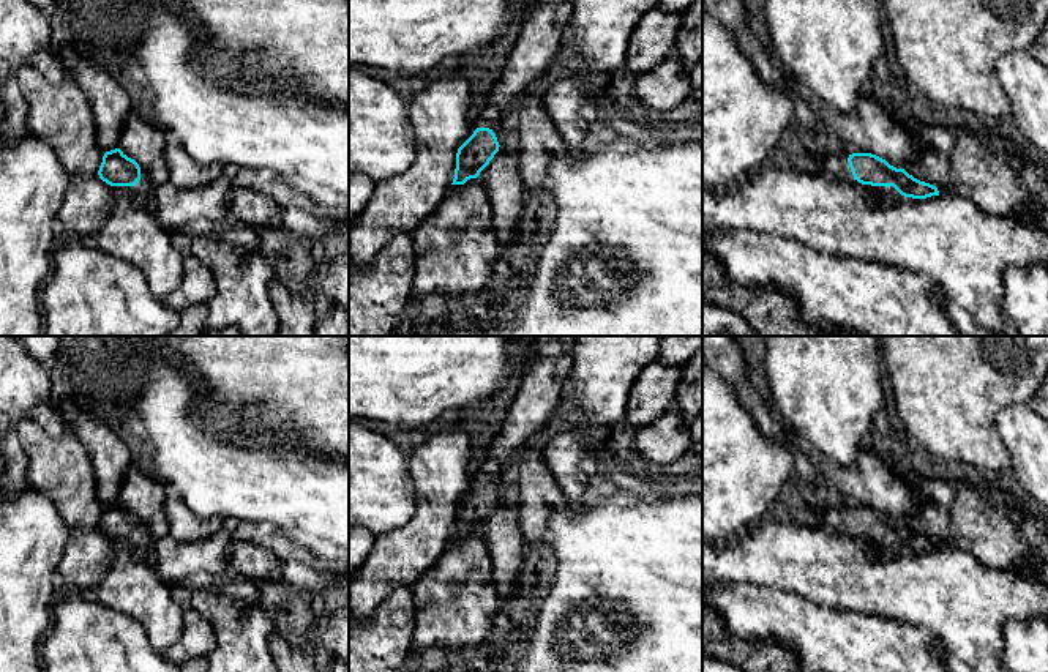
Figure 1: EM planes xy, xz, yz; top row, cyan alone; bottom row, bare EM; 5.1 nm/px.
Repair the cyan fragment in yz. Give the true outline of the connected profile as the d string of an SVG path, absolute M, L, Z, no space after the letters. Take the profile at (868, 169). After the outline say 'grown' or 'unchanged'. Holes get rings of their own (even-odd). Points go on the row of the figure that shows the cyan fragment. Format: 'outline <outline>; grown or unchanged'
outline M816 153L816 158L827 177L862 183L873 197L882 197L882 186L893 186L901 196L912 199L939 196L936 186L914 178L904 169L896 169L871 153L852 153L848 158Z; grown

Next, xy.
outline M115 148L104 153L98 175L110 186L136 186L140 180L140 167L120 148Z; unchanged

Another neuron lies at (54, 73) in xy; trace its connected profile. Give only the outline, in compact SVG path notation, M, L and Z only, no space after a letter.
M0 0L0 96L5 104L0 136L8 144L17 142L27 133L27 106L17 73L32 66L51 84L62 84L68 77L51 44L49 11L28 0Z

